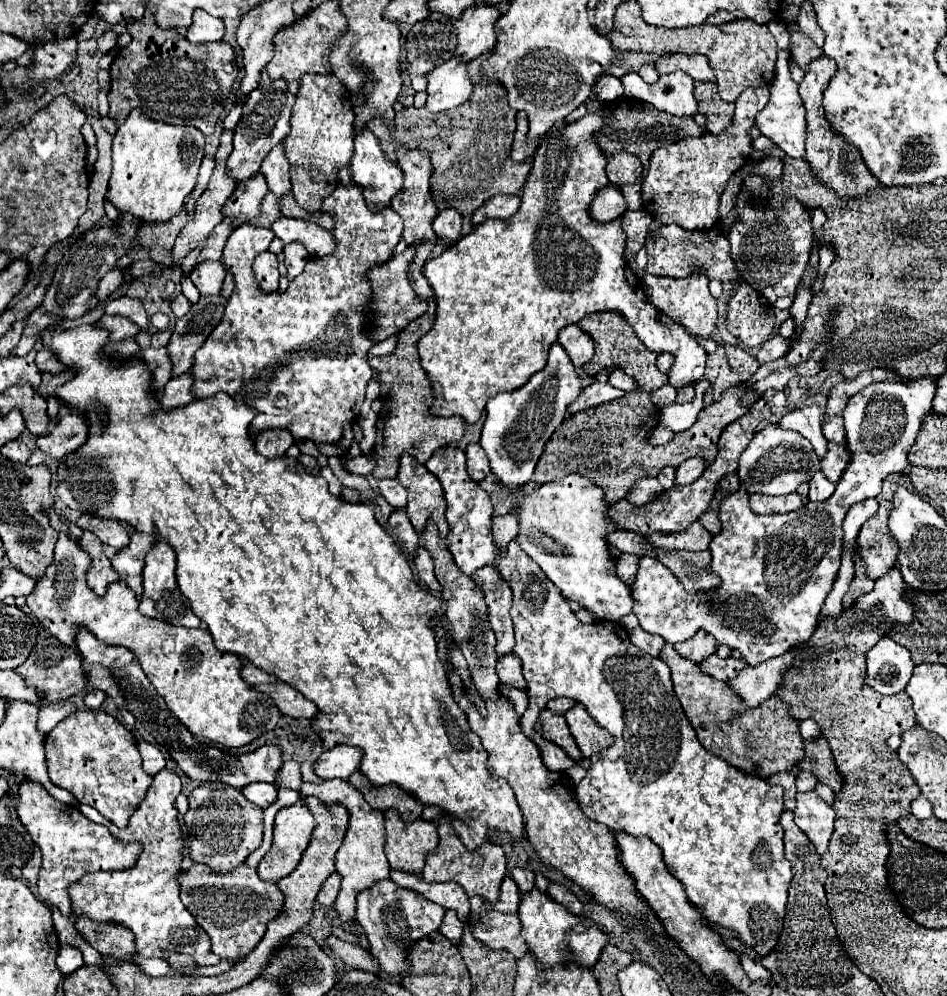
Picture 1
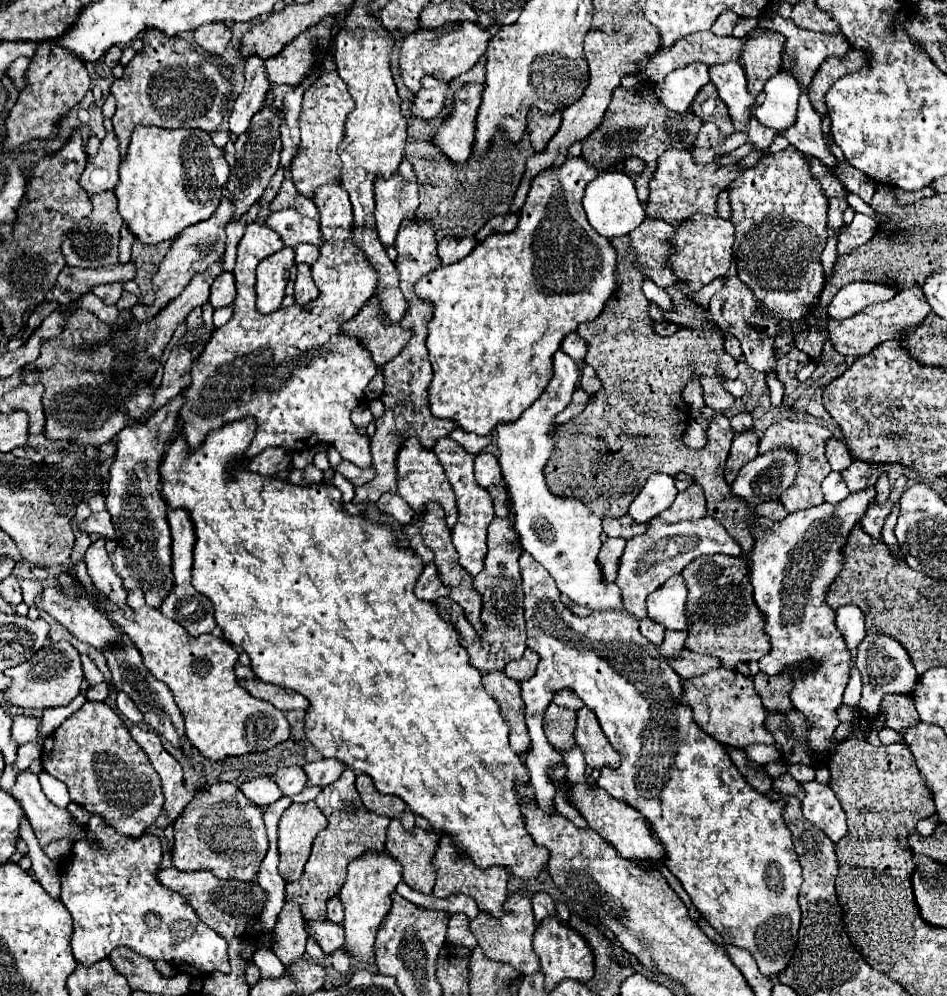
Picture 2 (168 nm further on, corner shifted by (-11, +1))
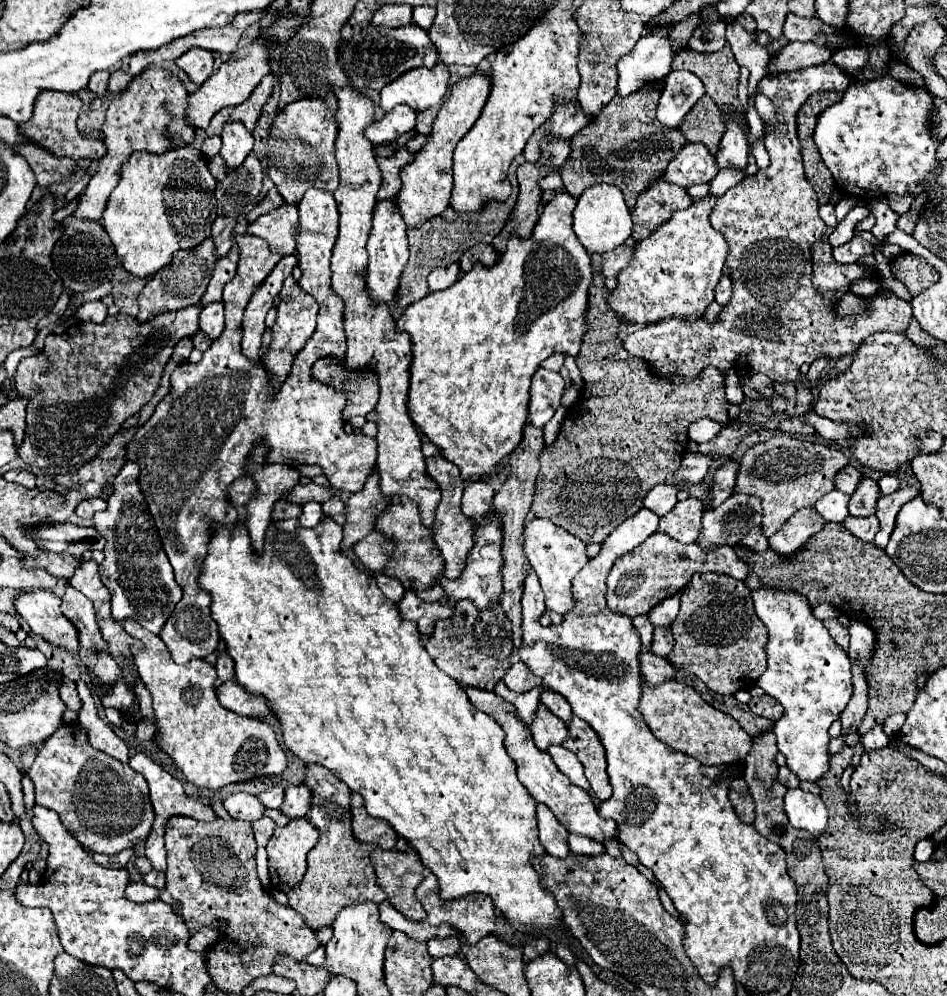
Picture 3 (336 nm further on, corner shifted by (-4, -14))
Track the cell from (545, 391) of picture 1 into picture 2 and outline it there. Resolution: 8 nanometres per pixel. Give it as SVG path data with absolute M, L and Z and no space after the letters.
M564 352L554 354L554 376L544 388L540 398L520 416L516 422L502 422L496 426L498 442L498 462L502 466L502 482L510 494L510 502L516 514L516 530L520 534L522 550L528 552L536 562L540 562L556 580L558 590L566 594L572 602L586 606L590 610L616 610L622 612L622 594L614 582L606 582L598 552L602 520L592 514L580 500L558 496L548 490L544 480L546 454L538 446L554 446L556 414L560 414L572 400L580 370L576 362Z

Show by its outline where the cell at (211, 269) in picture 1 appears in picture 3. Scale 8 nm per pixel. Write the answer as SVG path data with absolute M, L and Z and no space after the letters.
M211 303L205 309L201 309L199 315L199 327L201 331L211 339L219 339L219 335L223 333L225 327L225 319L223 319L223 303Z

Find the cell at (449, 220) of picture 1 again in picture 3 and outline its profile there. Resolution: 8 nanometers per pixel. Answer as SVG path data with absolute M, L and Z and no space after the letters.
M453 263L449 267L439 267L429 275L429 291L443 291L451 287L459 279L459 265Z

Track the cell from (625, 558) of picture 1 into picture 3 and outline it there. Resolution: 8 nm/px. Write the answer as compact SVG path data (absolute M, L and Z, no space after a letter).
M657 531L651 537L647 537L639 547L615 561L611 573L607 575L607 605L611 607L611 611L623 613L633 619L651 611L651 607L655 607L663 599L679 593L691 581L693 573L707 571L725 573L739 581L745 581L749 575L747 563L739 559L735 549L731 547L715 547L711 553L705 553L697 543L685 545Z

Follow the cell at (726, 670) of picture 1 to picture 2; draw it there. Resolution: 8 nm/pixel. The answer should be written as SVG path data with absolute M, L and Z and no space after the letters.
M682 650L682 654L676 660L668 660L668 664L686 680L694 676L704 676L710 668L722 668L722 662L714 656L694 654L690 650Z

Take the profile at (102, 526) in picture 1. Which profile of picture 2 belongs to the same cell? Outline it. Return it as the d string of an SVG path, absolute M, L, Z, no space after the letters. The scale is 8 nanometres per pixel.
M98 512L98 514L90 514L82 526L80 526L84 532L96 532L100 534L102 538L110 538L110 540L116 540L116 534L114 534L114 526L112 526L112 520L110 520L110 512Z

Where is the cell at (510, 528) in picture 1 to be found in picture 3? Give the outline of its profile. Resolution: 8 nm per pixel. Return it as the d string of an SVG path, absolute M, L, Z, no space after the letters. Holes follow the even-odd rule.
M465 599L457 603L455 613L449 619L435 623L433 635L425 641L425 649L431 655L431 659L463 687L493 691L495 683L501 681L507 669L511 667L511 623L503 615L501 605L479 613L475 605ZM453 631L457 635L457 641L453 641Z

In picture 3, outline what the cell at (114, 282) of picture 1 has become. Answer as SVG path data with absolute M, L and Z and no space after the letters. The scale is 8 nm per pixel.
M101 301L85 303L75 313L77 321L91 321L91 323L103 323L105 317L107 317L107 307Z

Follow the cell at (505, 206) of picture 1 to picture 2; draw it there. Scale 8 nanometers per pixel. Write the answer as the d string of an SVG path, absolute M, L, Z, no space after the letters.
M514 212L502 214L502 216L494 216L478 230L476 240L482 242L486 236L490 236L494 232L512 232L516 228L516 224L518 224L518 214L514 214Z

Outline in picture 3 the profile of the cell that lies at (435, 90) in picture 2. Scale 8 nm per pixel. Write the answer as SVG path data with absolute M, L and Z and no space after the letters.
M399 105L393 111L389 111L381 121L371 123L365 131L365 137L371 143L397 141L403 133L407 133L415 127L415 117L417 117L417 113L411 107Z

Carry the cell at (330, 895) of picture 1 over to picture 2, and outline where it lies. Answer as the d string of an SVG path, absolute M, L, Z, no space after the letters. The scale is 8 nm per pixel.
M334 896L326 904L328 904L328 920L342 922L342 902L340 902L340 898Z

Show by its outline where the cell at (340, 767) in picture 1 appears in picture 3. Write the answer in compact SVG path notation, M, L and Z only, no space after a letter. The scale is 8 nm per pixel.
M289 785L285 789L285 799L283 799L283 805L279 807L279 811L283 815L287 815L289 819L299 819L309 811L309 803L311 803L309 787Z

